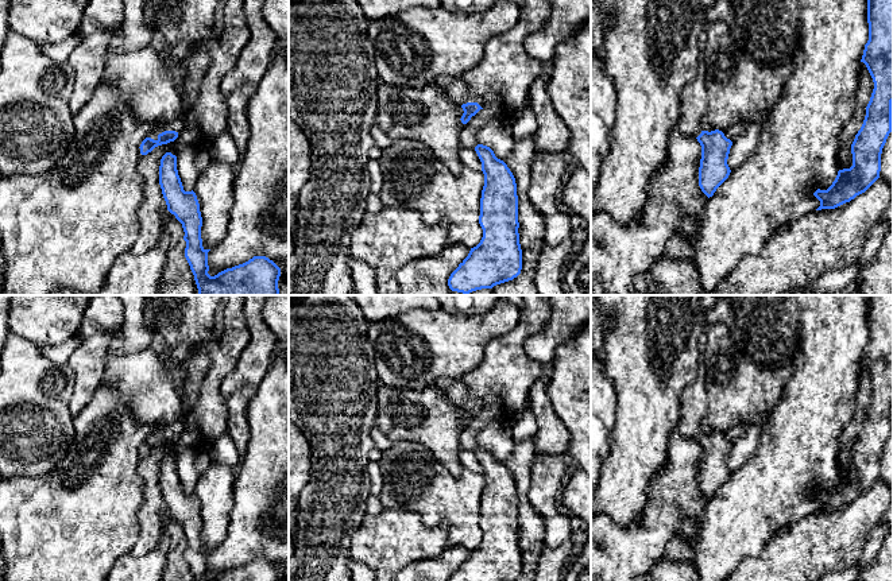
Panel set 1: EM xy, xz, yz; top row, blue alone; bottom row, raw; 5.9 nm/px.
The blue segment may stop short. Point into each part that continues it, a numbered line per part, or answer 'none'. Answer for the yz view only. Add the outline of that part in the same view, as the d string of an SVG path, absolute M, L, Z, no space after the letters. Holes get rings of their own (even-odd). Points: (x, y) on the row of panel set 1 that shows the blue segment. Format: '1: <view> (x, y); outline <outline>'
1: yz (695, 100); outline M700 57L697 74L683 94L677 128L691 137L697 137L703 131L701 117L707 112L707 109L707 67L704 63L704 58Z

